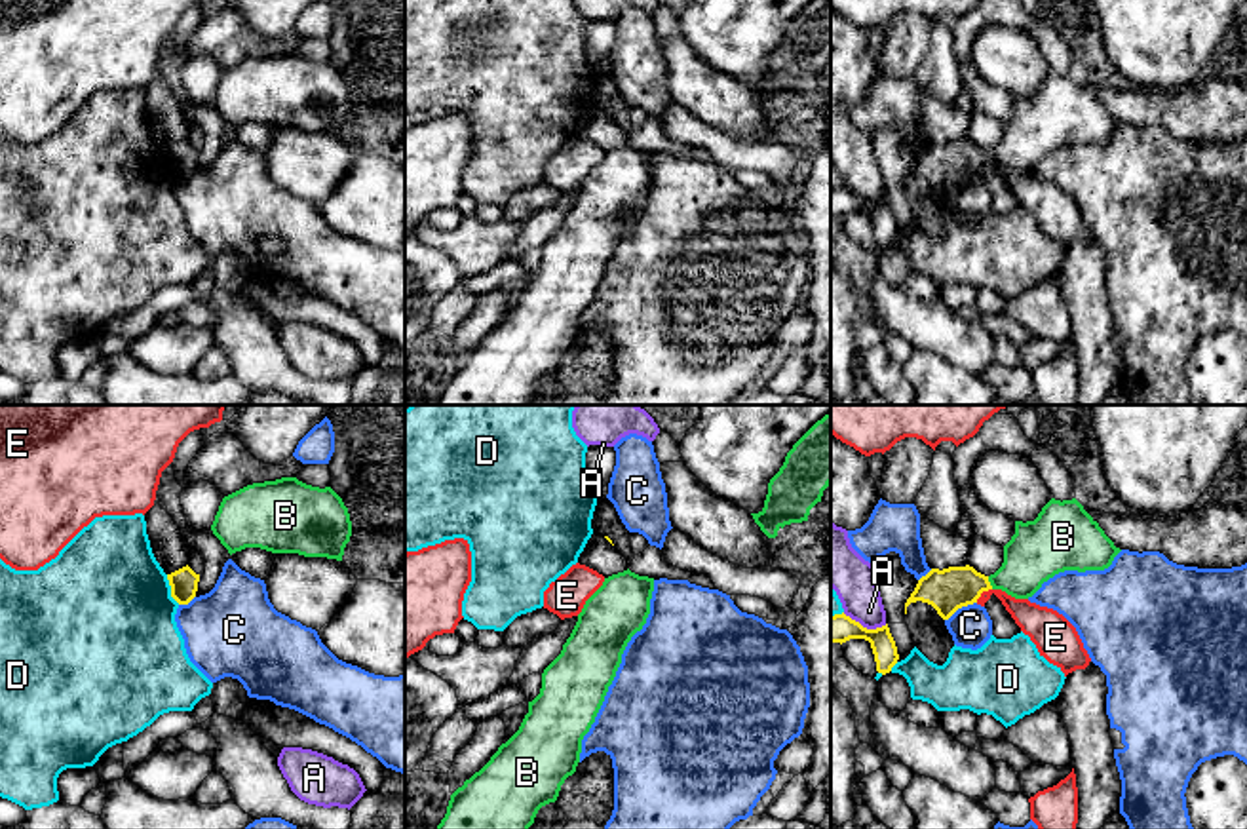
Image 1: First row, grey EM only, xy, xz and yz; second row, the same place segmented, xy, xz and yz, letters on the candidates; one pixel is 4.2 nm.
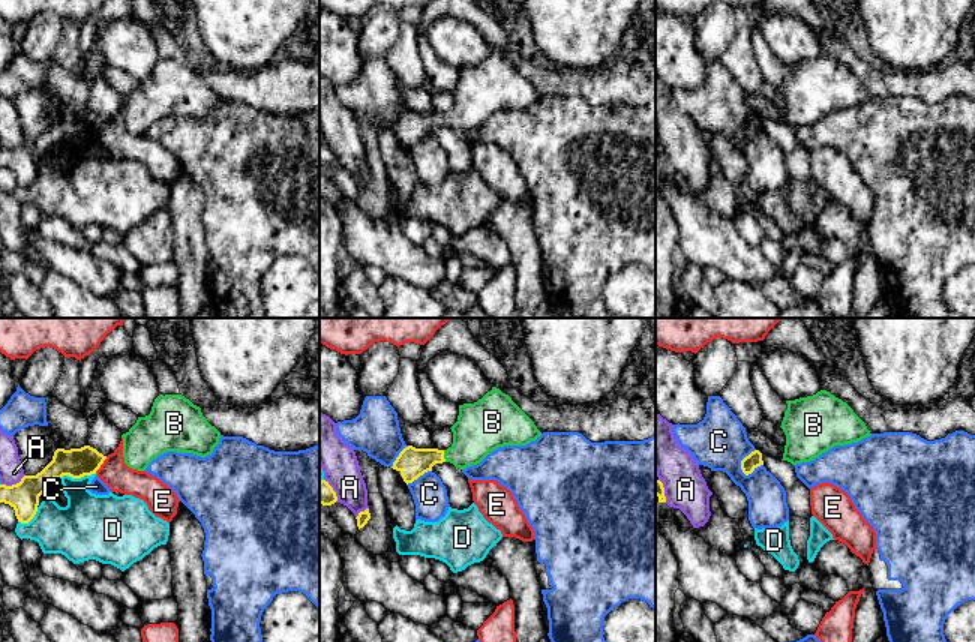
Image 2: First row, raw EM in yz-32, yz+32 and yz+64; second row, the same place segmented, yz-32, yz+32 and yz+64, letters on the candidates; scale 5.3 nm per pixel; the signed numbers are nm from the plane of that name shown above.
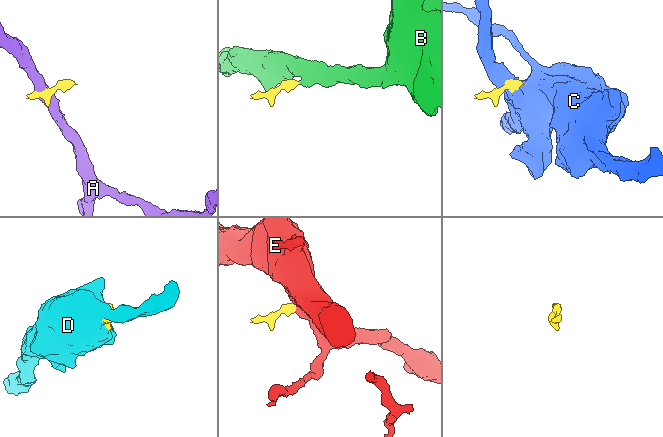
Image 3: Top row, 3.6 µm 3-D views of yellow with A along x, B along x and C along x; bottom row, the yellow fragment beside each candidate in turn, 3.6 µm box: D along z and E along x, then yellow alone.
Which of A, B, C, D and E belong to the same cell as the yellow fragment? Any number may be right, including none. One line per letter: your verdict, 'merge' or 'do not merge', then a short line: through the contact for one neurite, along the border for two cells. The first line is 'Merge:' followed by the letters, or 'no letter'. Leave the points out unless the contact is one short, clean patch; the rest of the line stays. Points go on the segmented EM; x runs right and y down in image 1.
Merge: B
A: do not merge; line yz (843, 613), (867, 628), (886, 624)
B: merge; line yz (947, 590), (989, 582), (1010, 578), (1038, 550)
C: do not merge; line yz (976, 601), (959, 607), (945, 620)
D: do not merge
E: do not merge; line yz (991, 588), (976, 601)

